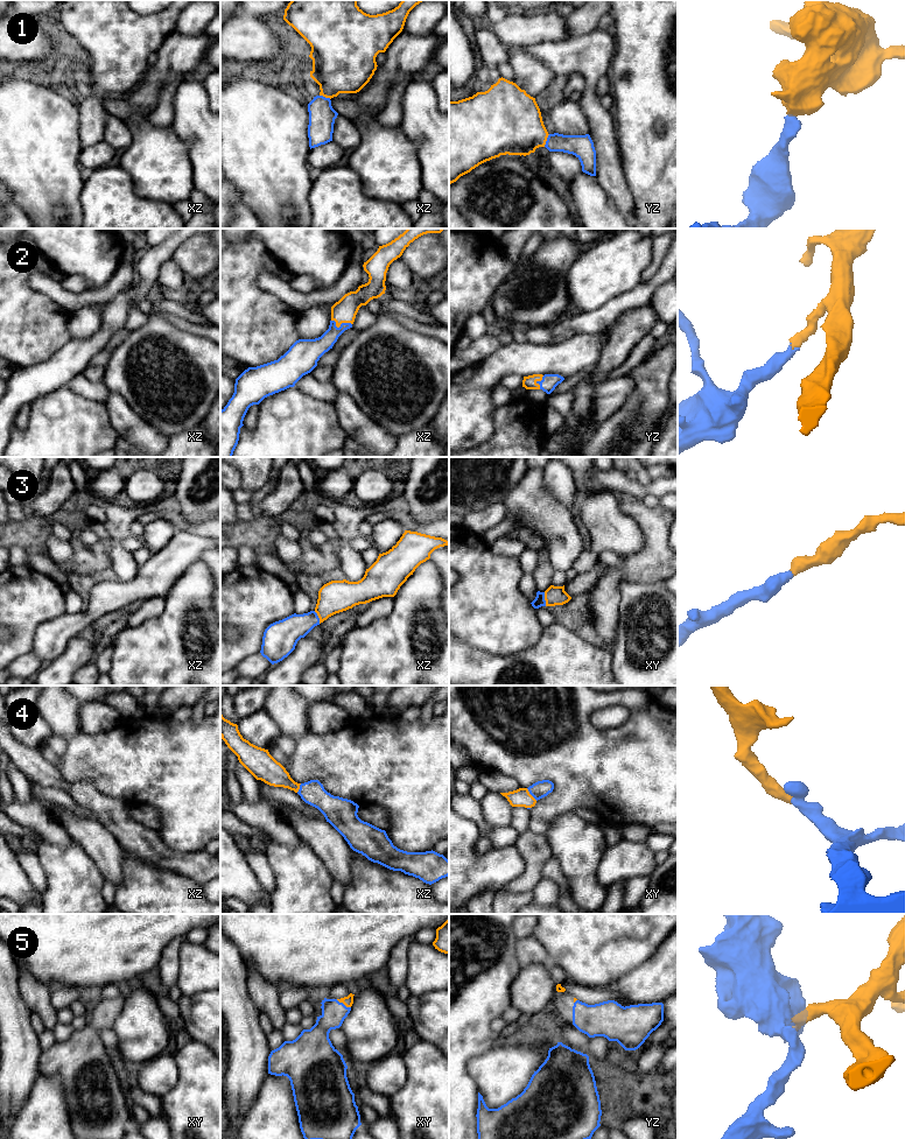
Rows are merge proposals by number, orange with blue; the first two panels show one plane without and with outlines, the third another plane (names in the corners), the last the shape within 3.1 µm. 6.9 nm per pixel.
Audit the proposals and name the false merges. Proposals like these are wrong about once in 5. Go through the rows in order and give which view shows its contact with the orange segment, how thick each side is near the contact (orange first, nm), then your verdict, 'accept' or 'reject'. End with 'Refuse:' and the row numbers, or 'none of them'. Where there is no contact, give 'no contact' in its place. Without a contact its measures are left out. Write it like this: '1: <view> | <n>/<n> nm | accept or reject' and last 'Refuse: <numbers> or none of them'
1: yz | 400/160 nm | accept
2: xz | 160/140 nm | accept
3: xy | 130/70 nm | accept
4: xy | 130/120 nm | accept
5: xy | 70/160 nm | accept
Refuse: none of them

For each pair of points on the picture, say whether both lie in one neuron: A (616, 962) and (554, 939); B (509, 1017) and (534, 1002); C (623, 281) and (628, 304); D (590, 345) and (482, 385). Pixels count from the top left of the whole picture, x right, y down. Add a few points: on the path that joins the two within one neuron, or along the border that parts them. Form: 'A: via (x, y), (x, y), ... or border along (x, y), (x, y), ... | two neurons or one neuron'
A: via (601, 954), (595, 954), (580, 939), (569, 939) | one neuron
B: border along (512, 1005), (521, 1013) | two neurons
C: border along (640, 282), (610, 299), (602, 306) | two neurons
D: via (563, 359), (509, 359) | one neuron

